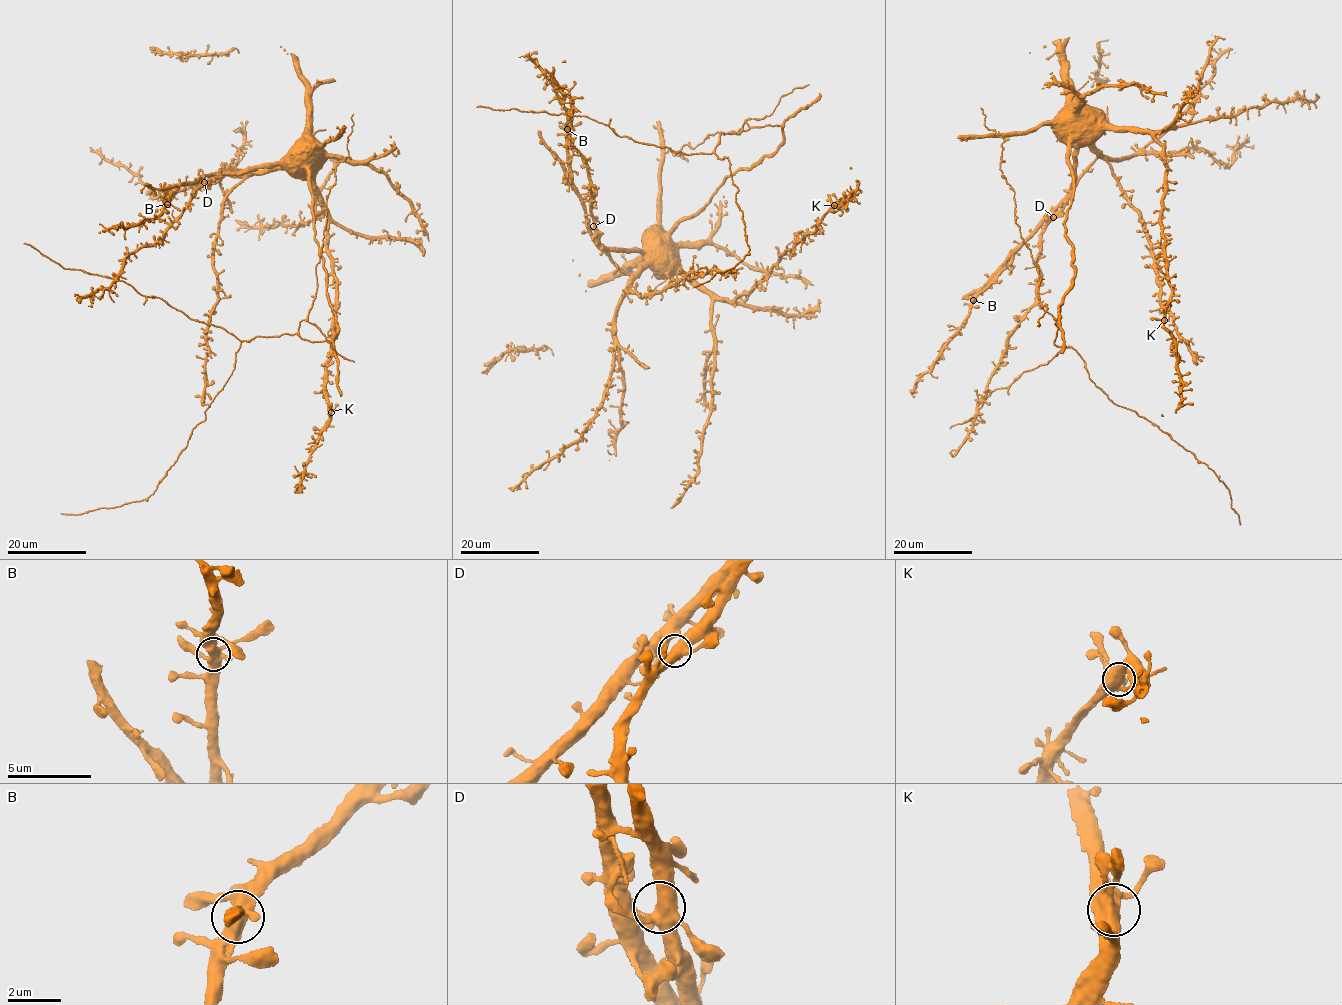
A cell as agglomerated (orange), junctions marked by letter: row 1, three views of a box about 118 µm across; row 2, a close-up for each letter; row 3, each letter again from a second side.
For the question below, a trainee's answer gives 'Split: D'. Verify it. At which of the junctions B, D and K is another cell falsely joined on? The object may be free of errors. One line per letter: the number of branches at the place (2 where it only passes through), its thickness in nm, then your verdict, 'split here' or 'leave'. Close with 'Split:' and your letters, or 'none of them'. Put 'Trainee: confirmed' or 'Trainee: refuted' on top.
Trainee: refuted
B: 4 branches meet; 500 nm thick; leave
D: 4 branches meet; 480 nm thick; leave
K: 4 branches meet; 500 nm thick; leave
Split: none of them

